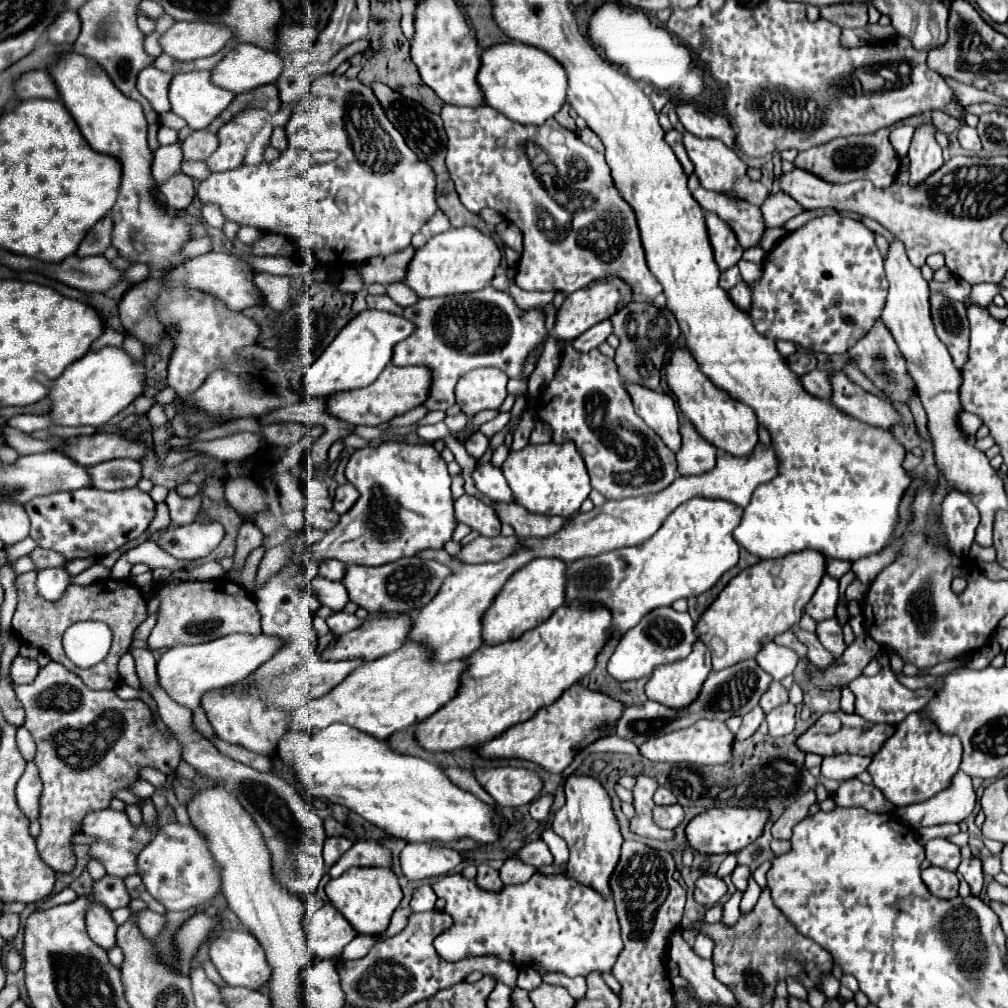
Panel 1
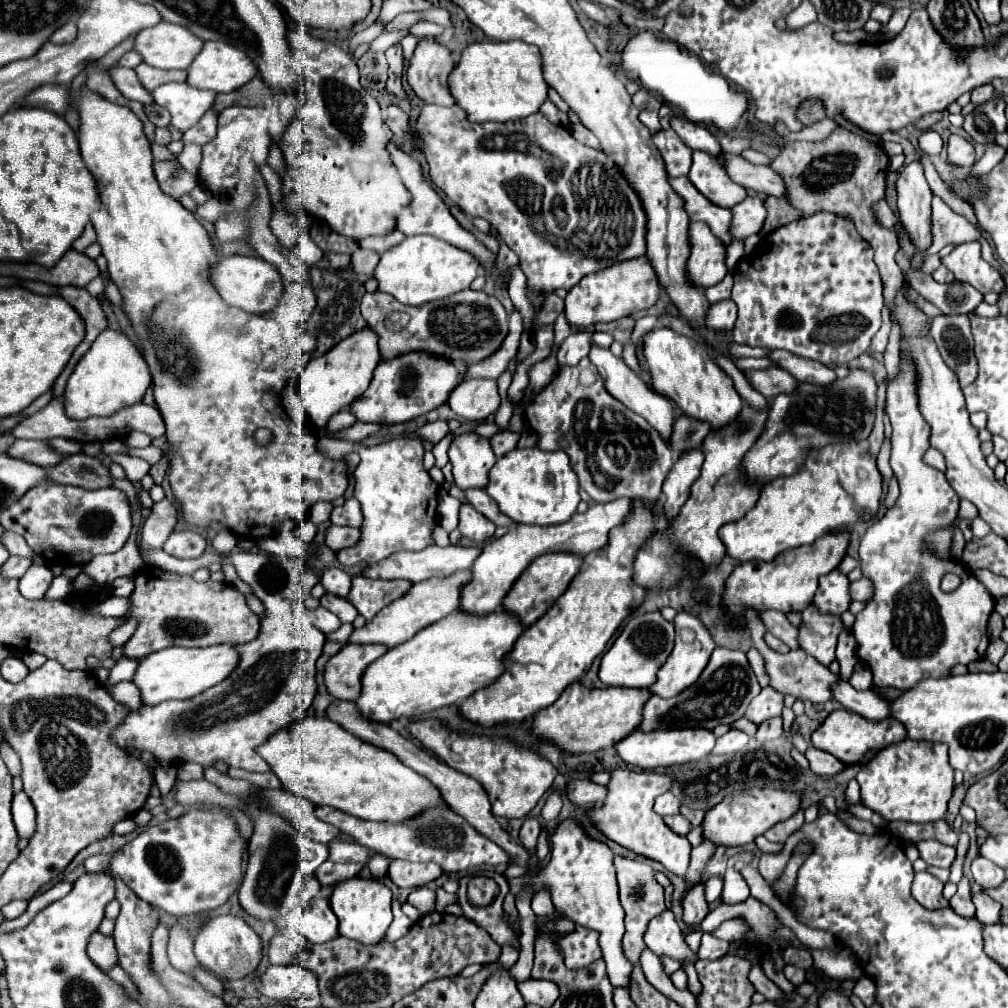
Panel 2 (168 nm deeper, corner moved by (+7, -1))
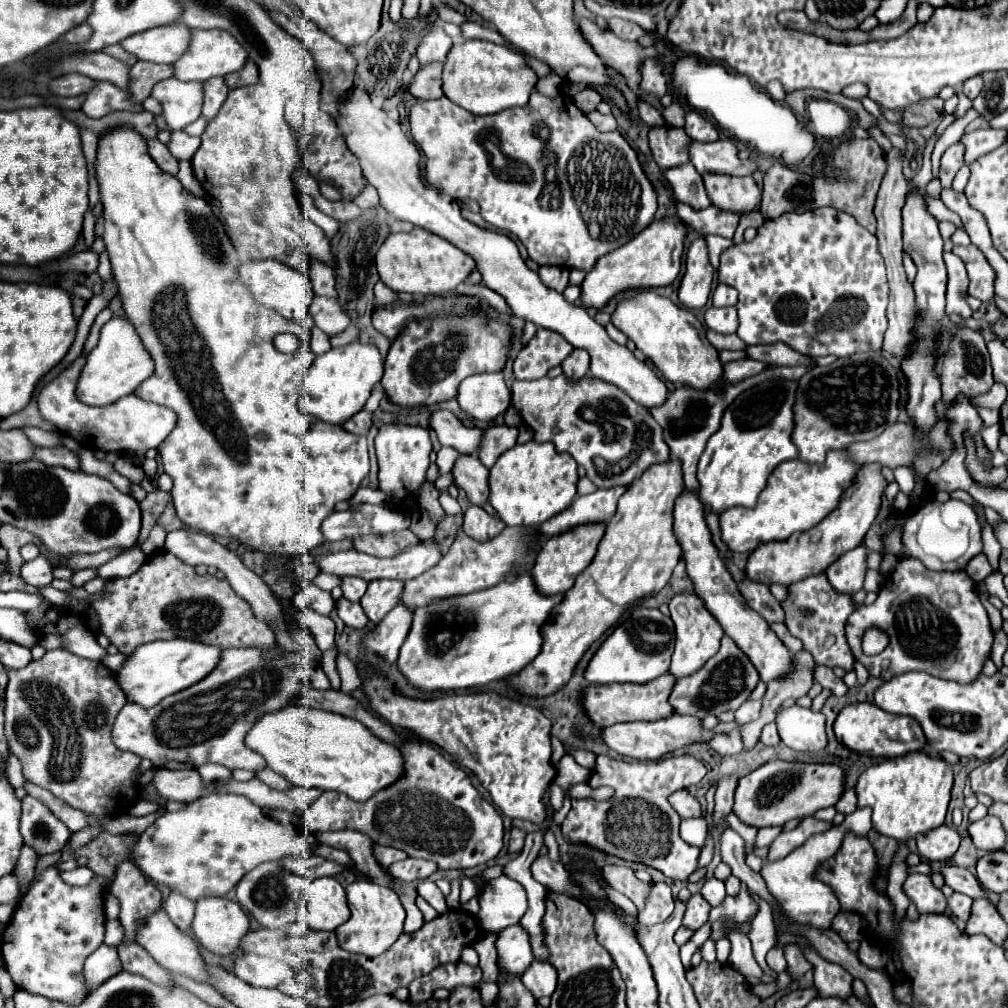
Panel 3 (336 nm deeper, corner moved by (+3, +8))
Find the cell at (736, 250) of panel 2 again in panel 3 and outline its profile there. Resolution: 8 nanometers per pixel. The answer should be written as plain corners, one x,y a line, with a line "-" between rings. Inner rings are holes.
717,235
705,237
705,241
707,241
707,249
709,249
709,261
711,261
711,265
717,269
721,253
727,251
729,247
733,247
735,241
733,241
733,239
723,239
723,237
717,237

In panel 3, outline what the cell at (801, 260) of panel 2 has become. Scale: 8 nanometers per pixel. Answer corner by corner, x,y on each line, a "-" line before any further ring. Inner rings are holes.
819,207
813,209
811,213
787,213
783,217
777,219
767,219
759,229
757,229
757,237
751,243
739,243
731,249
727,249
721,255
721,265
719,265
719,283
727,283
731,287
735,287
739,291
739,303
737,303
737,311
739,311
739,329
737,335
747,343
747,345
755,345
755,343
775,343
775,341
783,341
787,345
791,345
793,349
797,349
799,353
807,353
811,357
819,357
819,355
835,355
835,357
849,357
851,353
859,353
859,351
881,351
881,343
883,343
883,335
887,329
887,306
889,301
889,285
886,275
886,266
883,265
883,257
877,249
877,241
875,235
867,233
867,229
863,229
855,217
851,217
849,213
843,213
839,209
833,207

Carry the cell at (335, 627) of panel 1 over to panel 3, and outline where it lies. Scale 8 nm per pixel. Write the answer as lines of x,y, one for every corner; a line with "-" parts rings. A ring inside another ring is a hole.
305,583
305,587
295,595
295,605
299,611
315,611
319,615
329,615
335,609
331,593
311,583

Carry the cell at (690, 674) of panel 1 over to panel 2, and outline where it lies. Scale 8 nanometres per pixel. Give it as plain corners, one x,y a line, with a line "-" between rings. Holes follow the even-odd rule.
677,612
677,616
673,618
673,626
675,626
675,648
669,654
667,662
659,668
657,672
657,682
653,686
649,686
649,690
661,698
673,698
679,692
683,692
687,686
691,686
699,674
703,672
703,668
709,662
711,652
715,650
715,642
709,634
709,630
705,628
705,624
695,618
689,612

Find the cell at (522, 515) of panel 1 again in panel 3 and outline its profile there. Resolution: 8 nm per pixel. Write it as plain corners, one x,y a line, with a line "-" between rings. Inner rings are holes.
459,457
455,467
455,485
463,489
471,503
485,505
489,503
489,469
477,457

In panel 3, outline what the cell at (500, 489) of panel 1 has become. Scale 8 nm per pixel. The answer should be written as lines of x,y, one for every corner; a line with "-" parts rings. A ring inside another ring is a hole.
435,411
431,415
431,427
435,429
439,443
457,449
461,455
479,455
485,429
465,427
451,411

